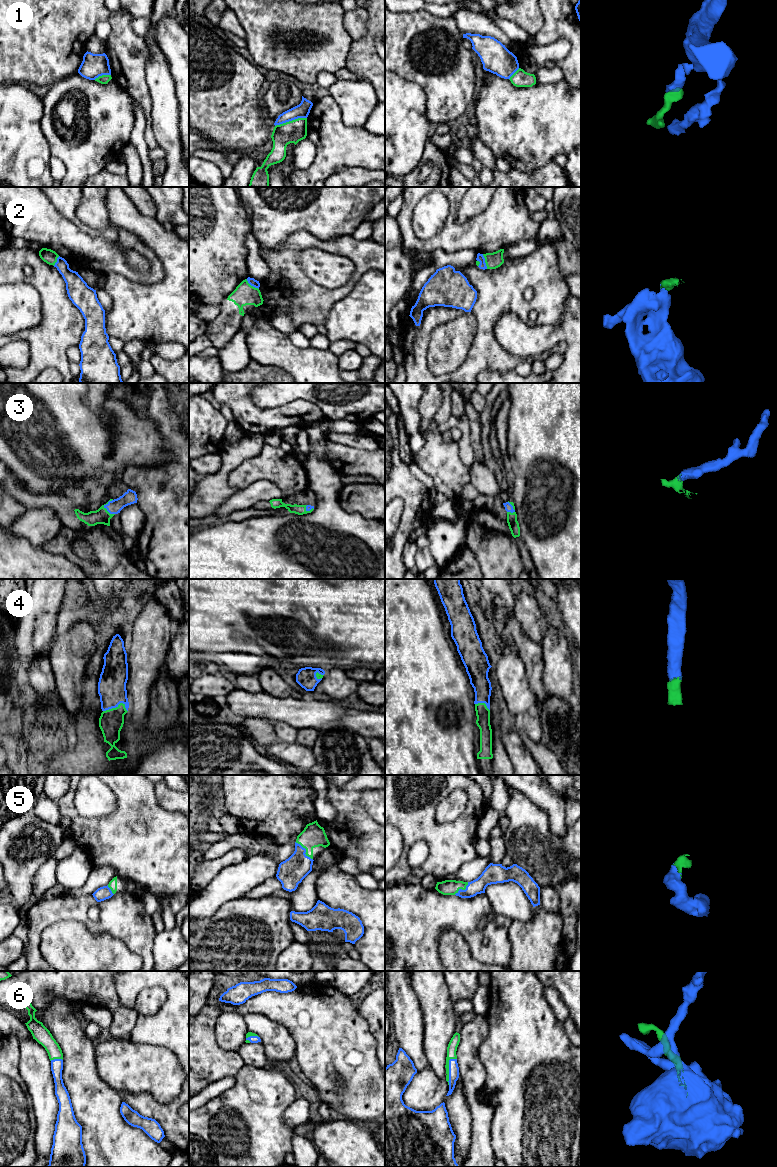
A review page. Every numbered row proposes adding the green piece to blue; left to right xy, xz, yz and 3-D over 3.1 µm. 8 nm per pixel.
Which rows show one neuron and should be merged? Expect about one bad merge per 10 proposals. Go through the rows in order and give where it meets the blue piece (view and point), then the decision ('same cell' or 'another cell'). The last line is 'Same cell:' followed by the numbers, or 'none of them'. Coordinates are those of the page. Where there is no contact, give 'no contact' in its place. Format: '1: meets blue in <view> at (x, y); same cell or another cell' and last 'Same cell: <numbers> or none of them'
1: meets blue in xz at (290, 120); another cell
2: meets blue in yz at (484, 261); same cell
3: meets blue in xy at (105, 507); same cell
4: meets blue in xy at (116, 706); same cell
5: meets blue in xz at (305, 850); same cell
6: meets blue in yz at (449, 1069); same cell
Same cell: 2, 3, 4, 5, 6

